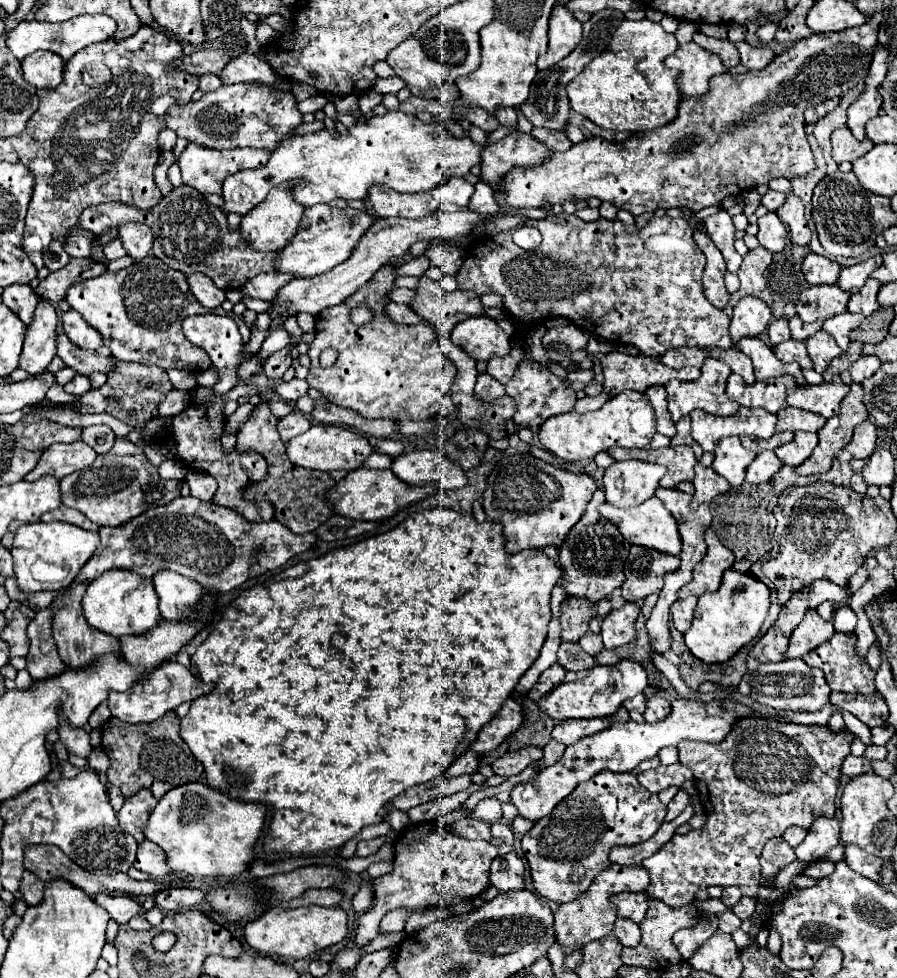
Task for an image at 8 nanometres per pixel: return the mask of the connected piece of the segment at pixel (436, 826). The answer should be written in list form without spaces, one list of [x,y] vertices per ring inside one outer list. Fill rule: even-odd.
[[[428,820],[428,822],[412,822],[410,826],[406,826],[402,832],[398,832],[396,840],[394,840],[394,868],[390,874],[384,874],[380,878],[374,880],[374,906],[360,918],[360,926],[358,926],[358,934],[356,934],[356,946],[362,946],[366,942],[370,942],[376,936],[376,928],[382,920],[382,916],[390,910],[402,908],[402,906],[410,906],[410,908],[448,908],[450,904],[460,904],[462,900],[472,900],[476,896],[480,896],[488,886],[488,870],[494,858],[508,854],[514,850],[514,832],[508,824],[502,822],[494,822],[490,824],[490,832],[494,838],[502,838],[504,846],[496,848],[484,840],[466,840],[462,836],[452,834],[450,826],[440,824],[438,820]]]

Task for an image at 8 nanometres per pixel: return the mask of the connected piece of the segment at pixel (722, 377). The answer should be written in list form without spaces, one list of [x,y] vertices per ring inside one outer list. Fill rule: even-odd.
[[[708,358],[702,366],[702,376],[694,382],[678,382],[678,380],[670,380],[666,384],[668,390],[668,410],[672,414],[672,420],[678,422],[682,416],[686,416],[692,410],[704,410],[708,414],[714,416],[734,416],[738,412],[738,404],[734,400],[728,400],[726,396],[726,380],[732,374],[732,370],[728,368],[728,364],[724,364],[722,360],[716,358]]]

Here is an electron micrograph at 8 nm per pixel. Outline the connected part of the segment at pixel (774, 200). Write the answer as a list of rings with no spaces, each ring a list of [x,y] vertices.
[[[768,190],[766,196],[762,198],[762,204],[764,204],[768,210],[772,210],[772,212],[776,212],[784,202],[786,202],[786,194],[782,194],[782,192],[772,192],[772,190]]]

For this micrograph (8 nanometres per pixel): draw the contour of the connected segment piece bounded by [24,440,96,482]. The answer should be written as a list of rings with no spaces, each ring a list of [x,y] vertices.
[[[82,440],[72,442],[72,444],[52,444],[50,448],[46,448],[46,452],[40,456],[36,468],[32,472],[28,472],[28,476],[24,480],[34,482],[38,480],[42,474],[52,474],[58,480],[62,480],[64,476],[88,468],[96,458],[96,452],[84,444]]]

